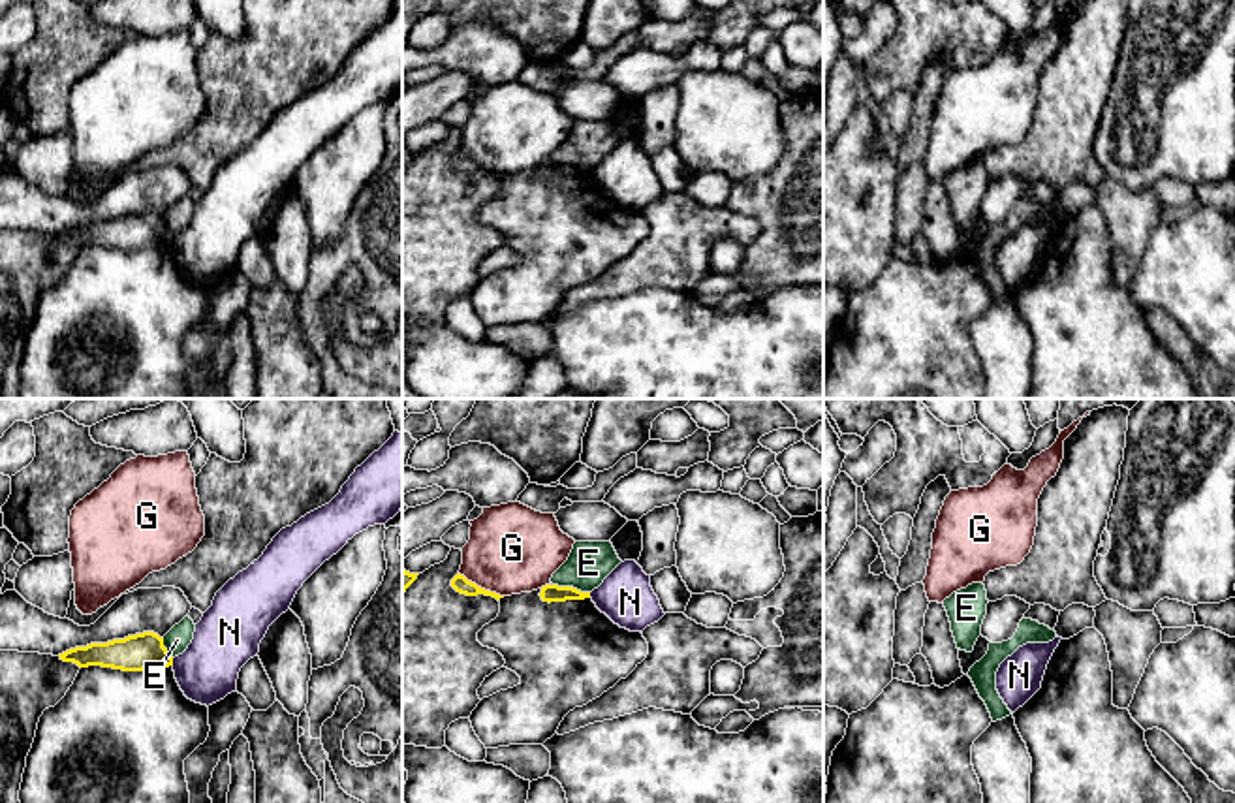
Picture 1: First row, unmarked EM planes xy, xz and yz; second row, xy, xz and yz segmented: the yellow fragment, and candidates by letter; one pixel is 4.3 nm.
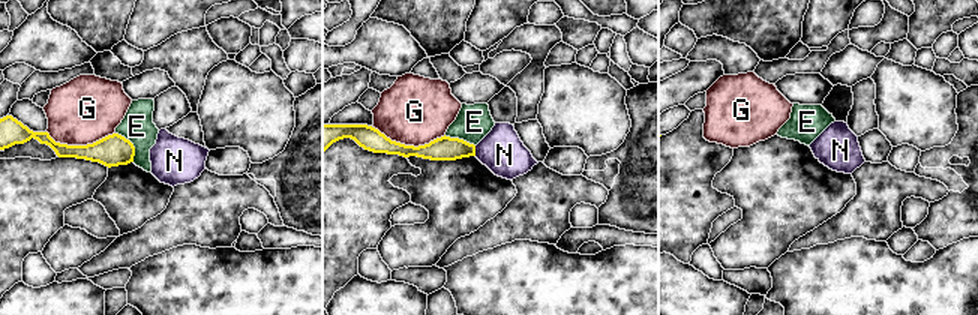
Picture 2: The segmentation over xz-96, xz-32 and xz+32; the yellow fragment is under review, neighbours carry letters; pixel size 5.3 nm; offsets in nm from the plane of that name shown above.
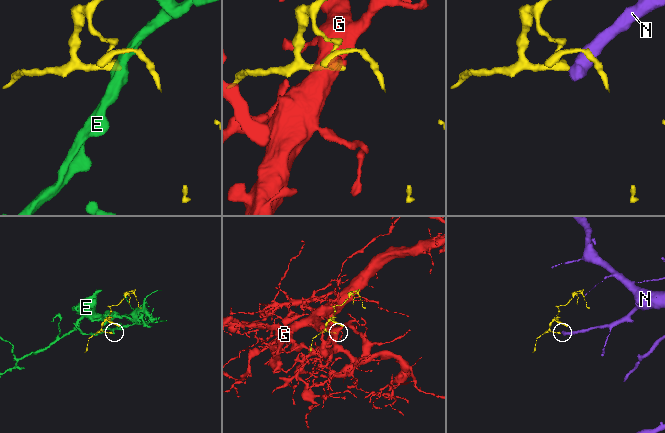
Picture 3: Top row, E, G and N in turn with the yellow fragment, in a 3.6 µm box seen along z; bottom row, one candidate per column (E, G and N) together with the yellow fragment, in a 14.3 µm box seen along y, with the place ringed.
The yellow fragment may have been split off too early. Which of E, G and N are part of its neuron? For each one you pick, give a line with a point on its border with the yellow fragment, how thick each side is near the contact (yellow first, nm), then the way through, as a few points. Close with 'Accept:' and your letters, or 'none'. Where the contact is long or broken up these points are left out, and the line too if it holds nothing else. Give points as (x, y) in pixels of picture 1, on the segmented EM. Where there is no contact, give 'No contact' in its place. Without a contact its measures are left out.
Accept: none

